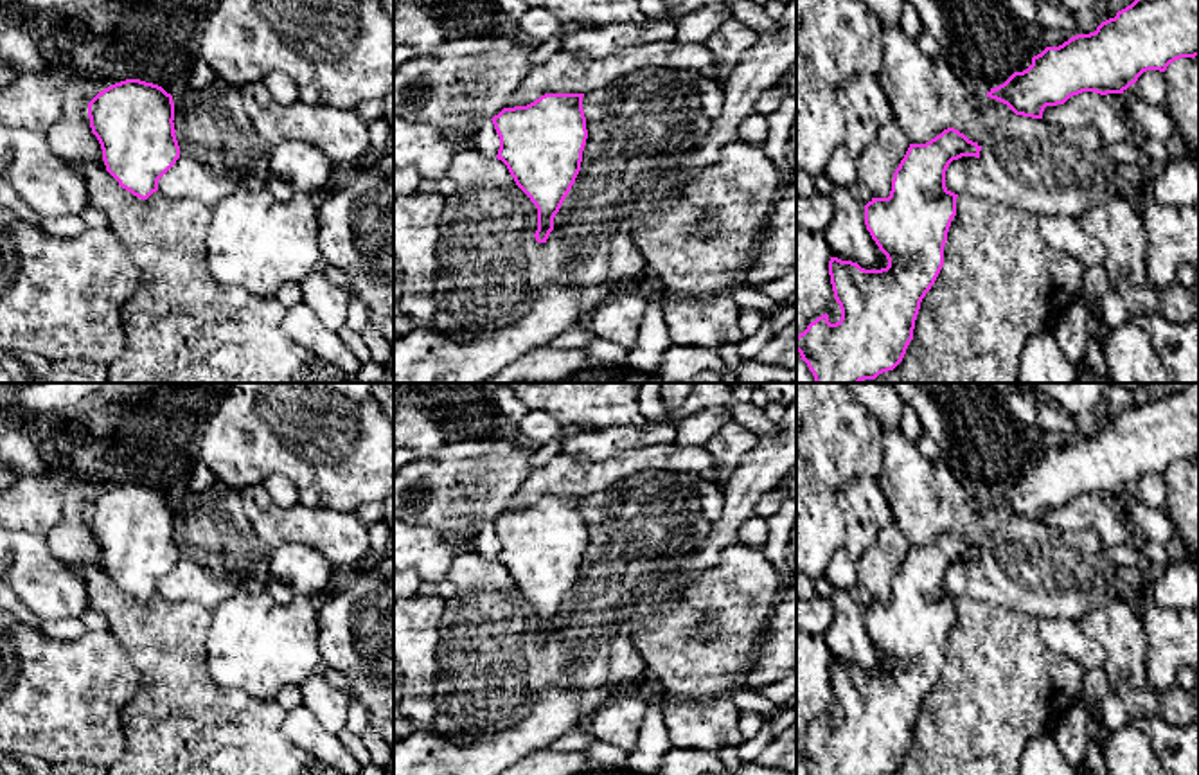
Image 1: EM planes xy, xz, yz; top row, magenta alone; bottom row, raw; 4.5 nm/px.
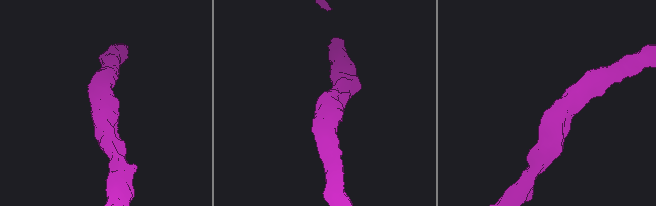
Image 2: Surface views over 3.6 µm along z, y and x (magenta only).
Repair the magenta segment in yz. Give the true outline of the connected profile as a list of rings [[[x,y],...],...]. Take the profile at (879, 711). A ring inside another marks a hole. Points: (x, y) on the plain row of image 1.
[[[955,530],[926,547],[910,547],[893,575],[890,599],[872,601],[865,608],[866,633],[886,658],[888,669],[865,673],[857,665],[830,660],[829,678],[841,721],[830,726],[825,716],[796,739],[796,753],[811,775],[888,775],[902,764],[913,743],[920,705],[944,669],[947,635],[956,619],[958,597],[946,590],[946,574],[962,559],[980,561],[980,554],[978,545]]]

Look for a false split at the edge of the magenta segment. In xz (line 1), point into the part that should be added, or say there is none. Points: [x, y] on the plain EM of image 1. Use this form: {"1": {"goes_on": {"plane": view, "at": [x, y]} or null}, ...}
{"1": {"goes_on": null}}

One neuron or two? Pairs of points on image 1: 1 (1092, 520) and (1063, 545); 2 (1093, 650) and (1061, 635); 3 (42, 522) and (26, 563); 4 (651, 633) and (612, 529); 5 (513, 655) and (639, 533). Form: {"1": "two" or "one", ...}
{"1": "two", "2": "one", "3": "two", "4": "two", "5": "one"}

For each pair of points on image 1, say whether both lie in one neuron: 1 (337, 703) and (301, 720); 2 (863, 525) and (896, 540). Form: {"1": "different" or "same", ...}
{"1": "different", "2": "different"}

